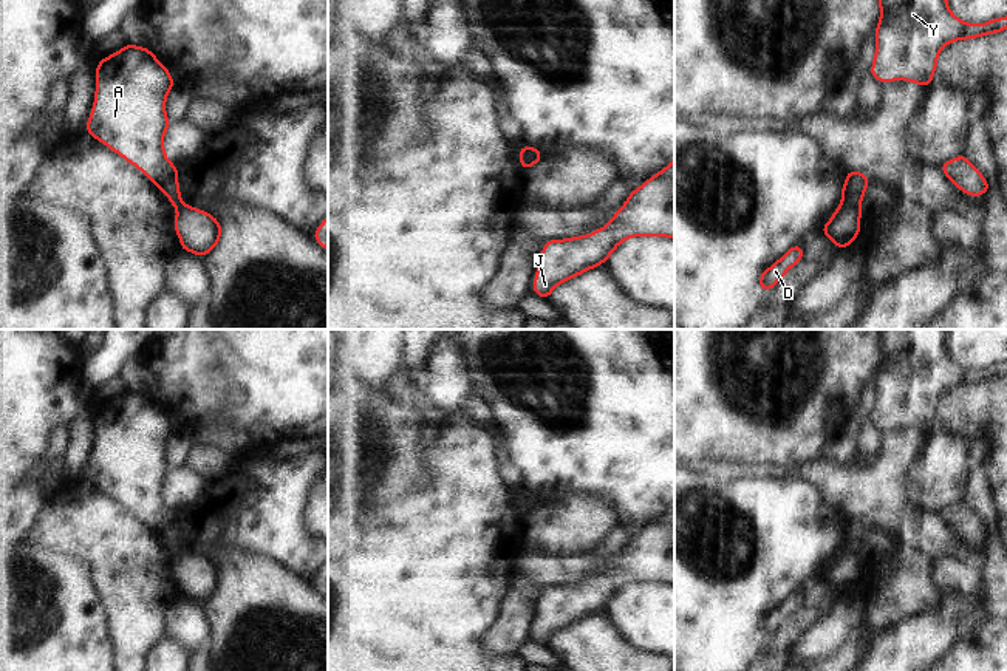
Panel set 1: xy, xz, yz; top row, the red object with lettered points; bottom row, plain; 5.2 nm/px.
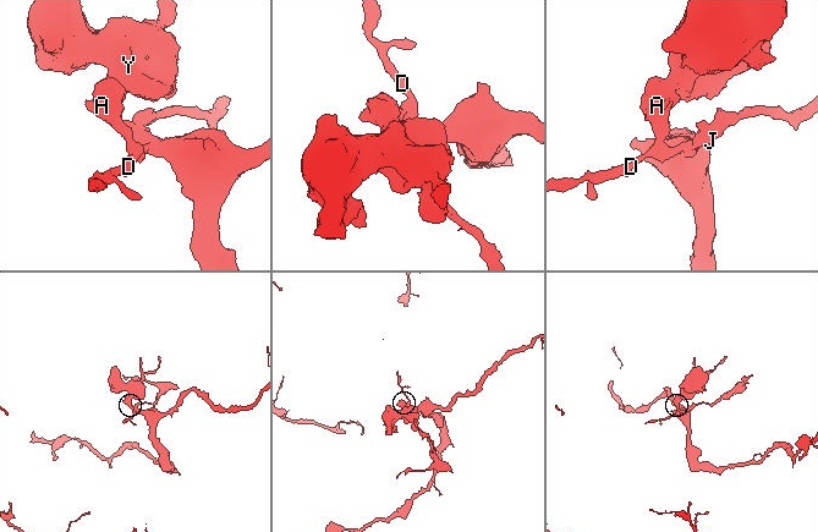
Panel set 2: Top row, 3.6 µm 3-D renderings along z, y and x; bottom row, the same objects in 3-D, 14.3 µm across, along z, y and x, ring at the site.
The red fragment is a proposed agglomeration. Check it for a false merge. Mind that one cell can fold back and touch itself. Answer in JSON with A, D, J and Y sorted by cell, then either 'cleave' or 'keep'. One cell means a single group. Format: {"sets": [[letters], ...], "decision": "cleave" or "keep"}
{"sets": [["A", "Y"], ["D", "J"]], "decision": "cleave"}

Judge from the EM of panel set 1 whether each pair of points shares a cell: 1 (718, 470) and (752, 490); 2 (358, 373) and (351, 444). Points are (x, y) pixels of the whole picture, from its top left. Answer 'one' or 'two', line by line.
1: two
2: two

